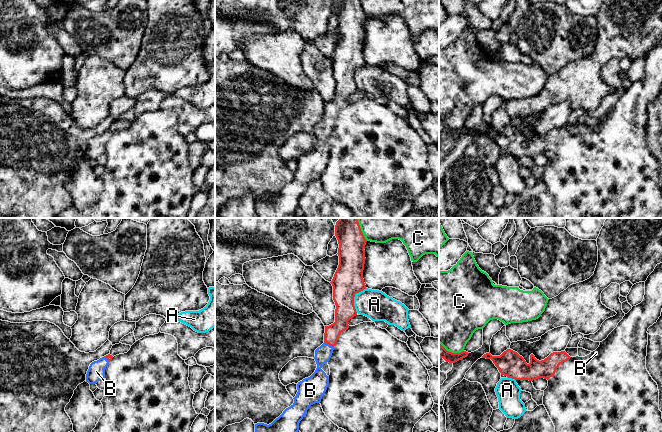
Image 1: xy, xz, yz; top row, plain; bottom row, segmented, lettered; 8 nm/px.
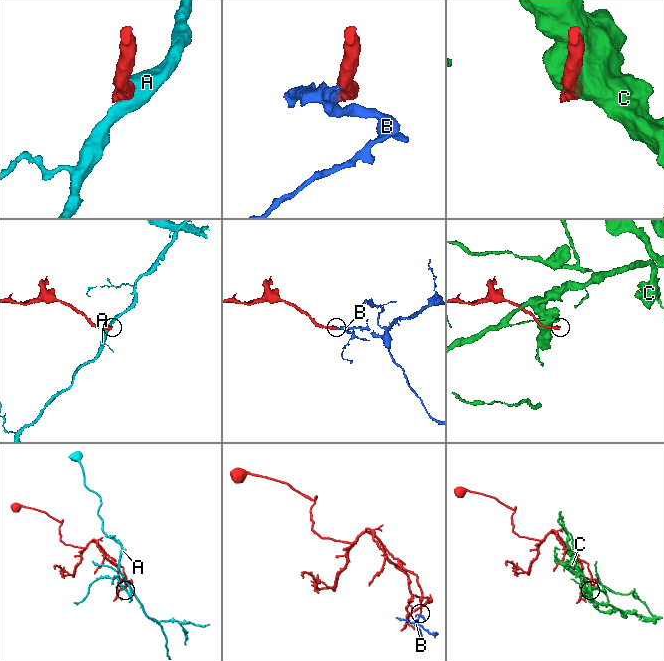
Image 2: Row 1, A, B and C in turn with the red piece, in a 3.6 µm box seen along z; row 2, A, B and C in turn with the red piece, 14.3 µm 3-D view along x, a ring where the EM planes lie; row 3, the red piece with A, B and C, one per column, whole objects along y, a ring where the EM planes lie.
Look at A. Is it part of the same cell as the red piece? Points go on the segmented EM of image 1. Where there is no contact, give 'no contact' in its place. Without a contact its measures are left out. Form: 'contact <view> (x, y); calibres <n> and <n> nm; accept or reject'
contact xz (353, 298); calibres 240 and 240 nm; reject

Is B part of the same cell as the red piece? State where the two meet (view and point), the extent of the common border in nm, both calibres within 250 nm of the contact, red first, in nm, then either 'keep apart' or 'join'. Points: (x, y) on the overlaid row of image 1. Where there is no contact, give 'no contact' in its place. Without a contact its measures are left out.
xz (329, 344) | 90 nm | 130/130 nm | join

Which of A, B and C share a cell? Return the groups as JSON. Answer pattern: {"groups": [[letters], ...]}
{"groups": [["A"], ["B"], ["C"]]}

